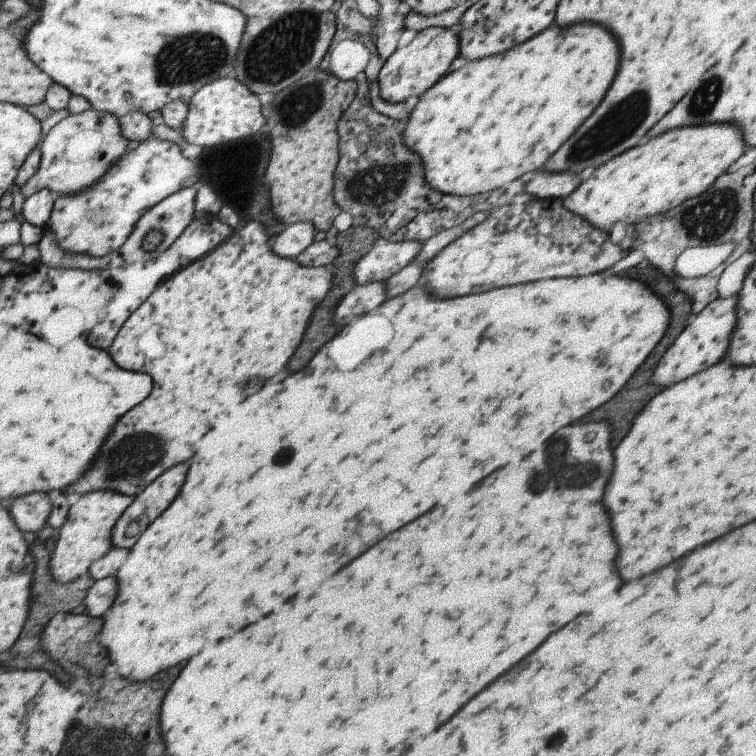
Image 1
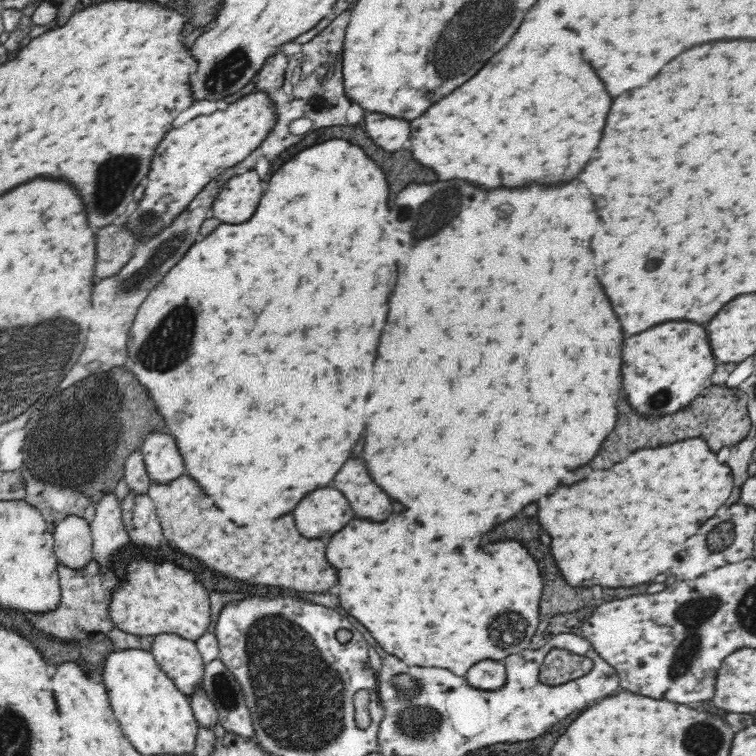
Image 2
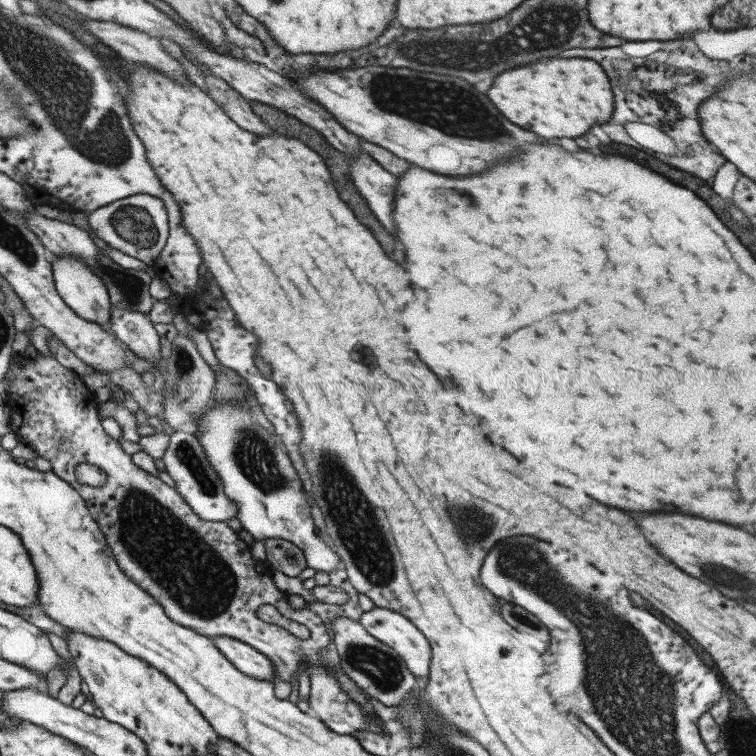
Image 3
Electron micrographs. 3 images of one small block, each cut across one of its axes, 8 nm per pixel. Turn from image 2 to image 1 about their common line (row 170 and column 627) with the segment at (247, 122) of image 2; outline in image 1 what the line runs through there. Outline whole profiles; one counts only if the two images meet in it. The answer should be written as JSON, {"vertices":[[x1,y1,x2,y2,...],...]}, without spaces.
{"vertices":[[733,124,679,126,651,140,647,138,643,146,633,146,595,168,563,204,569,212,605,232,609,232,617,220,627,226,639,224,643,218,669,212,687,198,705,192,745,154,745,150,745,136]]}

